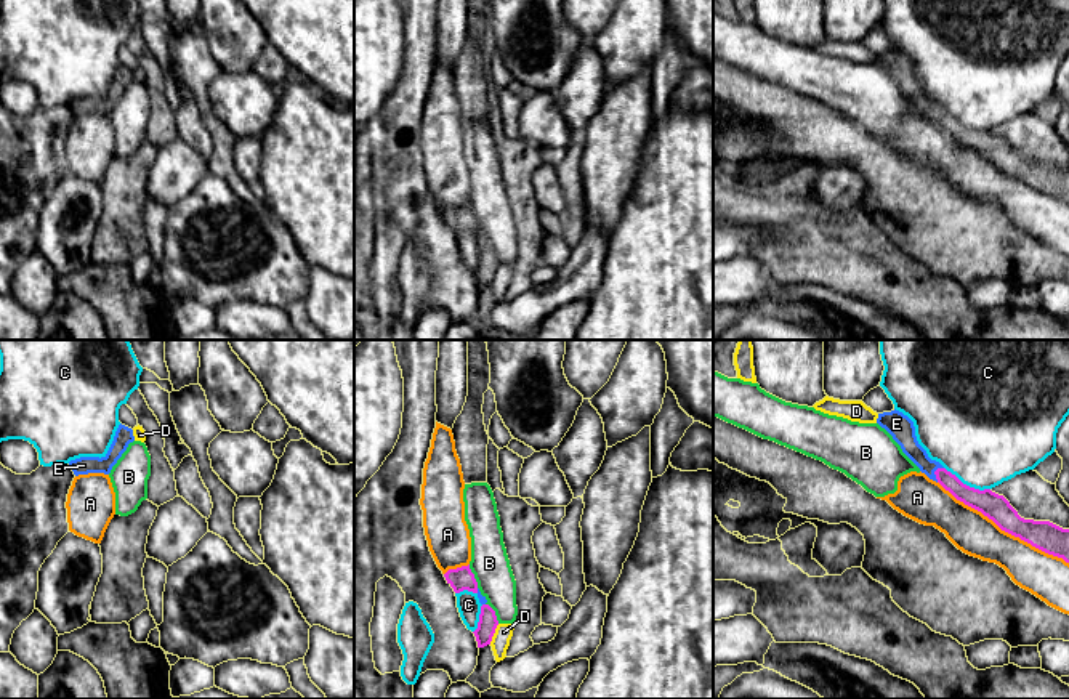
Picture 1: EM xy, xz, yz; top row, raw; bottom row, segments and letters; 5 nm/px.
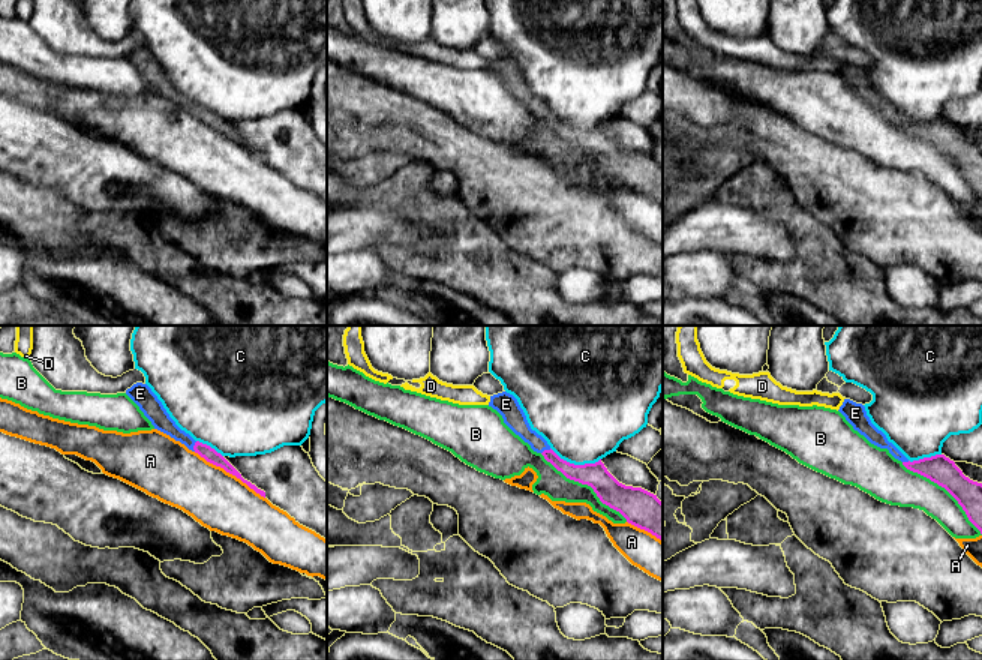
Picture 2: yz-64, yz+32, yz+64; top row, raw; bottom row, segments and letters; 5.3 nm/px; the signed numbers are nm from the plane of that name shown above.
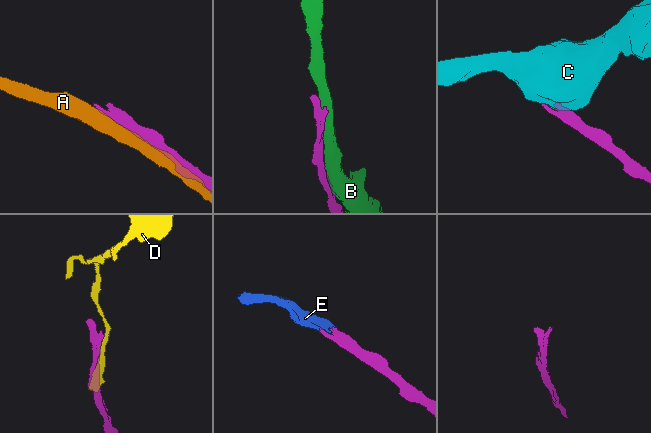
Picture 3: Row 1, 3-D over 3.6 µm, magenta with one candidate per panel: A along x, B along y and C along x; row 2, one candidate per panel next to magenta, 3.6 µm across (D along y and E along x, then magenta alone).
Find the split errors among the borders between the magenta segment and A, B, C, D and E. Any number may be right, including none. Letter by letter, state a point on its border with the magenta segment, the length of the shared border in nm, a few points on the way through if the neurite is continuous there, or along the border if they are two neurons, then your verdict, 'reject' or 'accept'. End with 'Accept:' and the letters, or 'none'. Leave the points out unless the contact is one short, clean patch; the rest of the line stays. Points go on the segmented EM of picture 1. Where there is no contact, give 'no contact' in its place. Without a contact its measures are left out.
A: meets magenta in yz at (1004, 529); contact 750 nm long; reject
B: meets magenta in xz at (473, 576); contact 130 nm long; reject
C: meets magenta in yz at (965, 484); contact 260 nm long; border along yz (944, 467), (964, 483), (989, 489); reject
D: meets magenta in xz at (494, 632); contact 120 nm long; reject
E: meets magenta in yz at (935, 473); contact 90 nm long; runs through yz (976, 499), (935, 473), (911, 448), (904, 435); accept
Accept: E

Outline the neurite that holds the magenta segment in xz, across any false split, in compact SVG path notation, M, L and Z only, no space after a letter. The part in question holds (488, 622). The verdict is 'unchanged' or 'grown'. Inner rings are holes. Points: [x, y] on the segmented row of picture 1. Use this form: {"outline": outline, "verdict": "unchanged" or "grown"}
{"outline": "M482 604L478 628L473 632L478 641L478 648L490 644L497 625L498 620L495 611L489 604Z", "verdict": "unchanged"}

